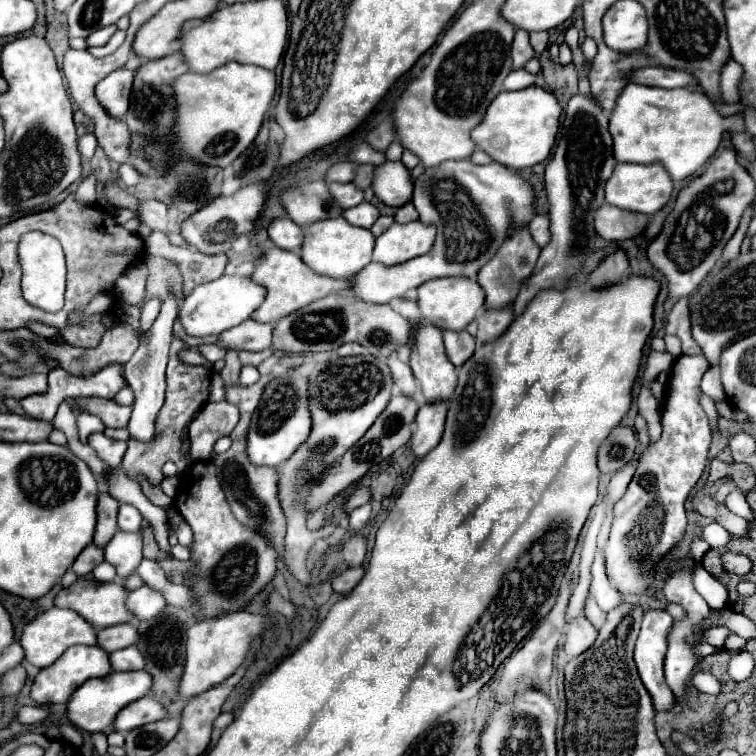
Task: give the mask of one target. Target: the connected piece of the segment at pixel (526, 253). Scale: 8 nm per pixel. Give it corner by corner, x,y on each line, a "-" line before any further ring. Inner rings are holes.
523,226
519,230
515,230
501,246
499,246
499,252
495,252
493,260
487,262
479,274
477,274
477,282
481,284
483,292
485,292
485,304
489,308
501,308
505,306
507,302
513,302
517,292
519,292
519,284
525,276
529,276
535,268
535,262
539,258
539,252
541,248
535,246
533,242
533,236
529,236
529,228

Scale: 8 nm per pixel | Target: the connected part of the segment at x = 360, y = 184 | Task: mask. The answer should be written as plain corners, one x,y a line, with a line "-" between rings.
357,166
355,178
351,180
351,184
355,184
361,190
367,190
371,184
371,176
373,176
373,166

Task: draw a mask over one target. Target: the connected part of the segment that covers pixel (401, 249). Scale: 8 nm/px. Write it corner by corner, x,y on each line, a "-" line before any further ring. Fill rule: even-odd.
413,220
409,224
393,222
389,230
375,240
373,260
393,266
423,256
433,248
433,234
435,228
421,220

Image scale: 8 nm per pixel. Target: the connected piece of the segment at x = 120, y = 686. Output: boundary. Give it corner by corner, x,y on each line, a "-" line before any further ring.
145,670
113,672
113,674
107,674
105,678
91,678
73,692
67,704
67,718
71,724
75,724
81,730
103,732
107,726
113,724
117,712
123,706
143,698
149,692
149,688
151,688
151,674
147,674

